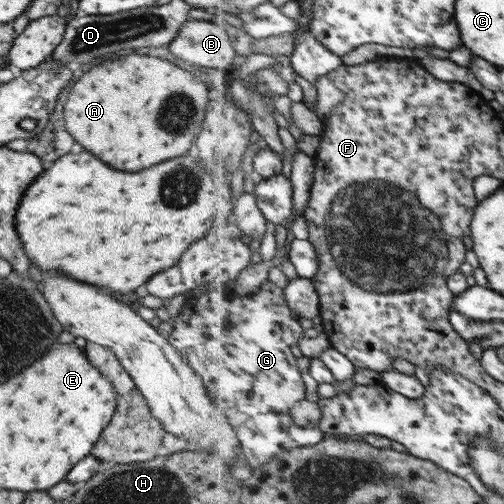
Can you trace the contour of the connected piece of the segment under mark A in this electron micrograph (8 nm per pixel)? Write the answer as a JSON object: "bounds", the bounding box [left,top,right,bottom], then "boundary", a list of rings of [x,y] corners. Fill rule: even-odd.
{"bounds":[63,54,207,172],"boundary":[[[129,54],[93,66],[71,86],[63,104],[63,126],[77,144],[107,166],[139,172],[189,150],[201,130],[207,102],[201,76],[195,78],[161,58]],[[161,112],[163,128],[159,130]]]}

